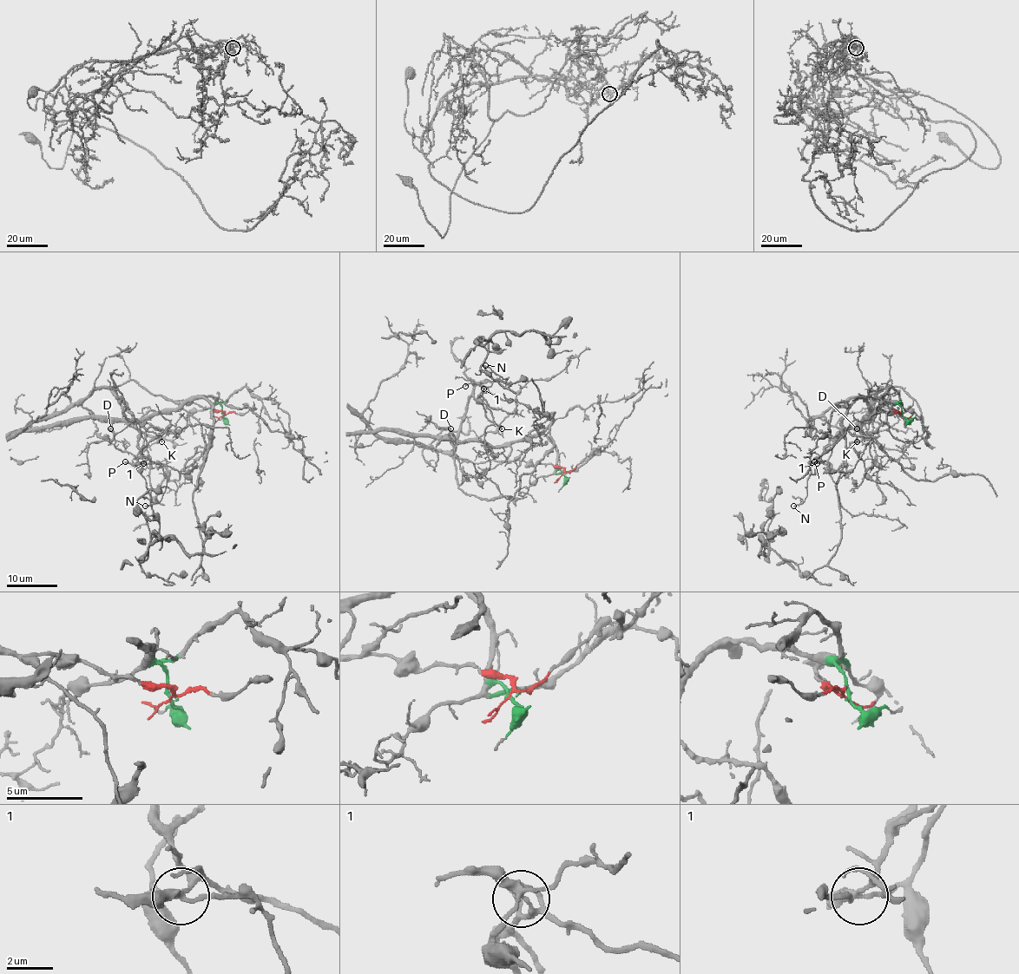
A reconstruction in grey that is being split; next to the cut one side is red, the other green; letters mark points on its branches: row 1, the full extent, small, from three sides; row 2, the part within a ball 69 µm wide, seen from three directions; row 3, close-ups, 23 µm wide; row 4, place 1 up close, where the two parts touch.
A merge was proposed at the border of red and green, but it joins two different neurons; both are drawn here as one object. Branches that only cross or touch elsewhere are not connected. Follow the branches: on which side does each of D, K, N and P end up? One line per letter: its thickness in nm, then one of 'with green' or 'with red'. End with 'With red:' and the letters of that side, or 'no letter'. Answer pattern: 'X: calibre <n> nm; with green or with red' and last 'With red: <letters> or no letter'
D: calibre 140 nm; with green
K: calibre 130 nm; with green
N: calibre 120 nm; with green
P: calibre 180 nm; with red
With red: P

